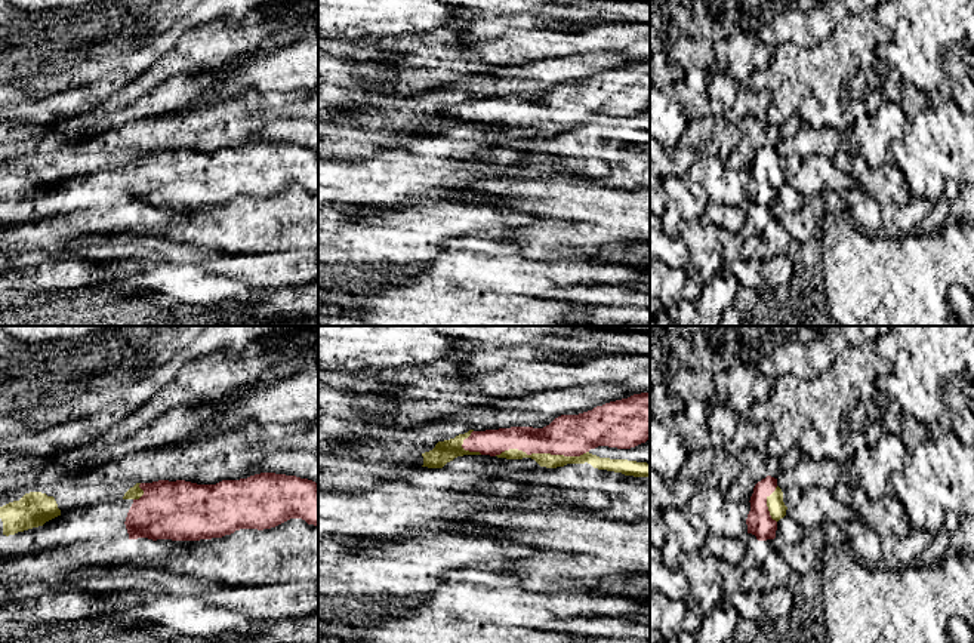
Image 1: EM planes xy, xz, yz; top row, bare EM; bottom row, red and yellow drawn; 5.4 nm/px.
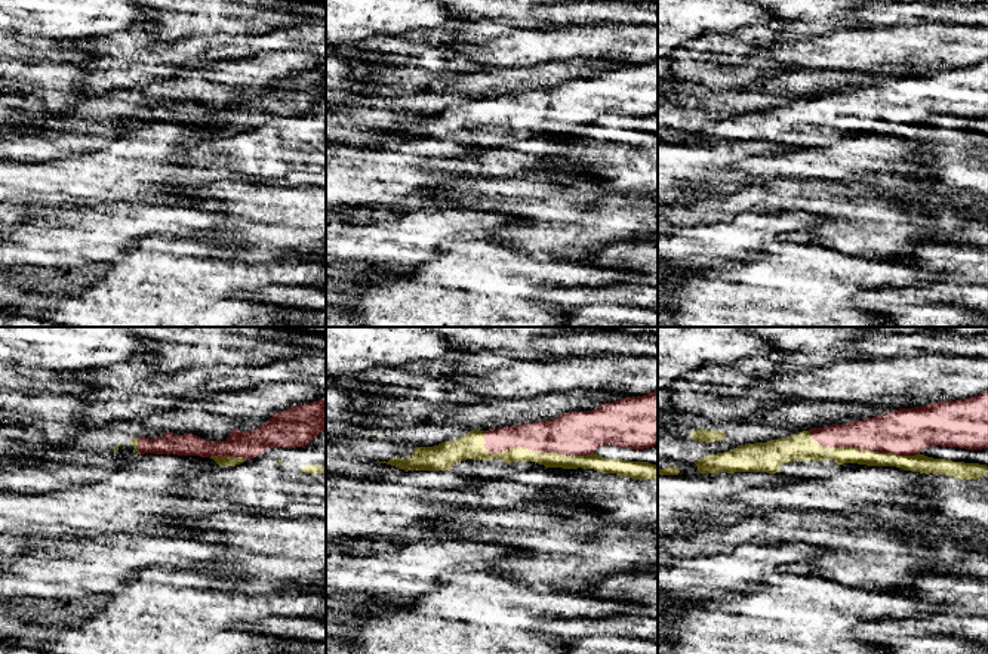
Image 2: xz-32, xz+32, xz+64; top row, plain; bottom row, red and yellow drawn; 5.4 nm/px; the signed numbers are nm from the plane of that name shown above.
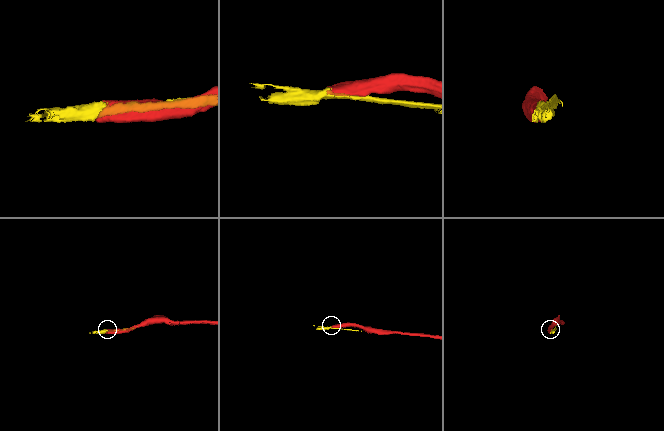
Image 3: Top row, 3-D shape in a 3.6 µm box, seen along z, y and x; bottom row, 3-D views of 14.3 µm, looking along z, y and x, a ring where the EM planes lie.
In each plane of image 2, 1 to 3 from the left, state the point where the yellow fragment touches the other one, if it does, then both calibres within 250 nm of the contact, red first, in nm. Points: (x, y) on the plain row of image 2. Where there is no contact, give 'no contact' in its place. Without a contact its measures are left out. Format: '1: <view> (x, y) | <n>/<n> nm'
1: xz-32 (228, 123) | 150/60 nm
2: xz+32 (531, 117) | 240/80 nm
3: xz+64 (862, 117) | 260/100 nm

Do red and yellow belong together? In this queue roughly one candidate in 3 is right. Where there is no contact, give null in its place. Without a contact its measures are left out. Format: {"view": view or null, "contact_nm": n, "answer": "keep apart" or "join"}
{"view": "xz", "contact_nm": 500, "answer": "join"}

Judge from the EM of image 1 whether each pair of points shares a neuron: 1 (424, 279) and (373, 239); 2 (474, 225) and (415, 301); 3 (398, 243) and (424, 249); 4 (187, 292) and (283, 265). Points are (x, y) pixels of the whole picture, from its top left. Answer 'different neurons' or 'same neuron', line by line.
1: different neurons
2: different neurons
3: same neuron
4: different neurons

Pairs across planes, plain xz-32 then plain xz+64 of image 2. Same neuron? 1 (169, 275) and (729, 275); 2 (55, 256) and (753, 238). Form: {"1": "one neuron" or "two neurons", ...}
{"1": "one neuron", "2": "one neuron"}

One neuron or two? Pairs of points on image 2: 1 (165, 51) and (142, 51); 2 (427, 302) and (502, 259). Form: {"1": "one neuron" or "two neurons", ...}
{"1": "two neurons", "2": "one neuron"}

